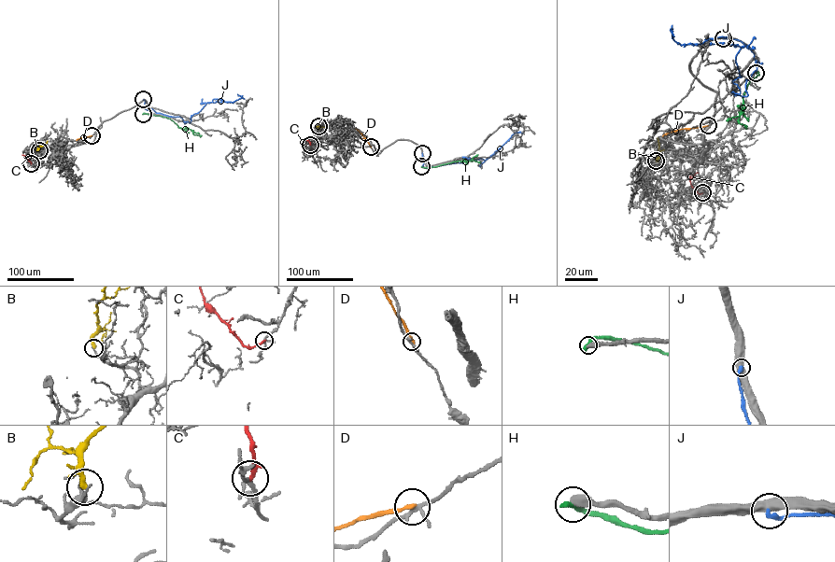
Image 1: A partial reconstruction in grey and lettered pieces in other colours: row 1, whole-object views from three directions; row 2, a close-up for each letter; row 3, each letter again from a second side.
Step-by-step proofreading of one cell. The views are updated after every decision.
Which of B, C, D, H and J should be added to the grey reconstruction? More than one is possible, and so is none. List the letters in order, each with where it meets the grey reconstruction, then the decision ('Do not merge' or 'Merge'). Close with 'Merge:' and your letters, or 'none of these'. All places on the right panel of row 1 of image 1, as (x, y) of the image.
B: Touches grey at (656, 161). Do not merge
C: Touches grey at (702, 192). Do not merge
D: Touches grey at (708, 125). Do not merge
H: Touches grey at (756, 73). Do not merge
J: Touches grey at (723, 38). Do not merge
Merge: none of these

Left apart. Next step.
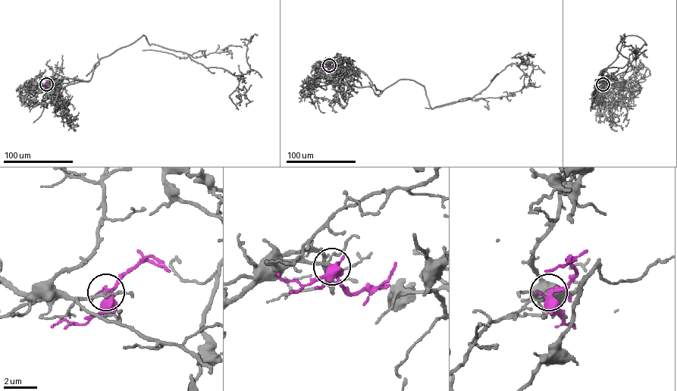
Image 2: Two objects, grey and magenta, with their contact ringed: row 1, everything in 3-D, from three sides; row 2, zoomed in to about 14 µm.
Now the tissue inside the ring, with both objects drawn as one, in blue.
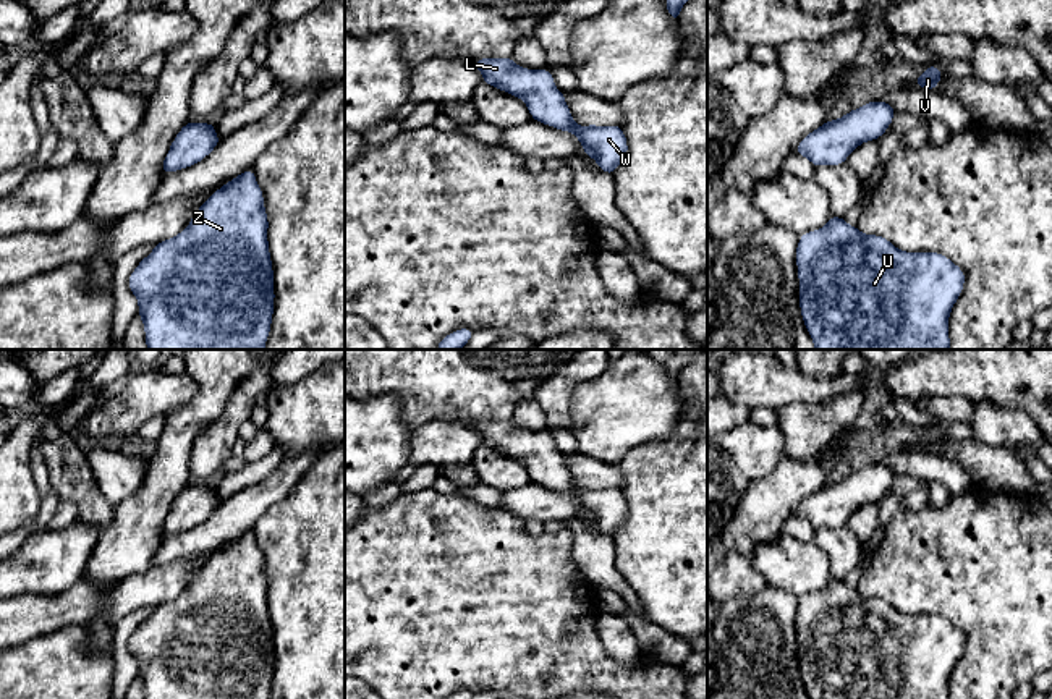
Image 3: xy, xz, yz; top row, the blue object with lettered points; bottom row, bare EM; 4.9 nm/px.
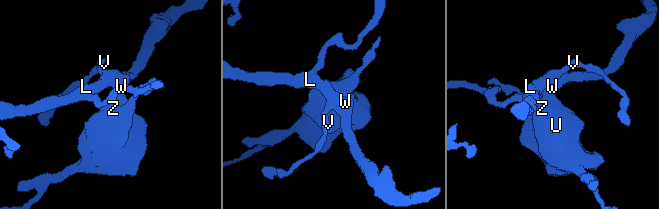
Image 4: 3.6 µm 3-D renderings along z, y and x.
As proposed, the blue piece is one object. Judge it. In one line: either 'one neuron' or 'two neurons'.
one neuron

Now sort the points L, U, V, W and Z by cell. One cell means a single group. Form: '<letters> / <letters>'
L U V W Z

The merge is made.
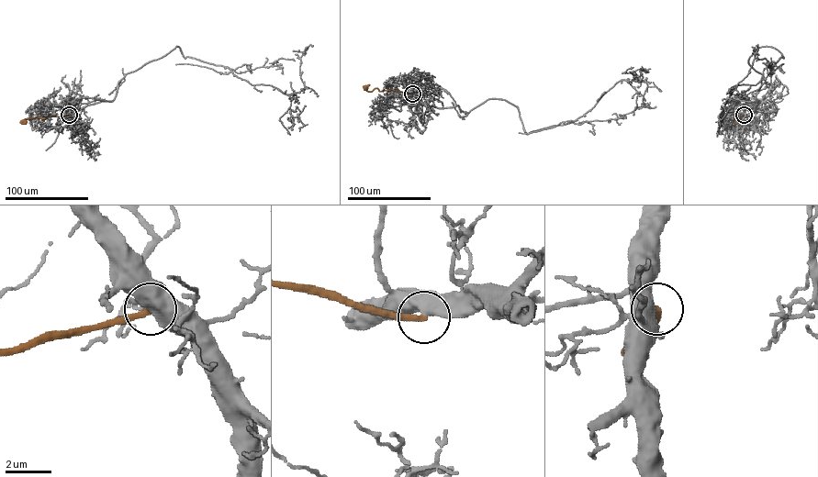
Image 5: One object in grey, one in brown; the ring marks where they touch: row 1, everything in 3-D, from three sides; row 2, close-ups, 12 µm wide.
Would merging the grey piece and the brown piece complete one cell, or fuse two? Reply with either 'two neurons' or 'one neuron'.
two neurons

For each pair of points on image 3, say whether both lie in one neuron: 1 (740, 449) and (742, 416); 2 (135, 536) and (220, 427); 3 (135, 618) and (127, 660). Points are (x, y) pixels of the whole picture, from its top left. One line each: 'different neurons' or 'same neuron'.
1: different neurons
2: different neurons
3: same neuron

